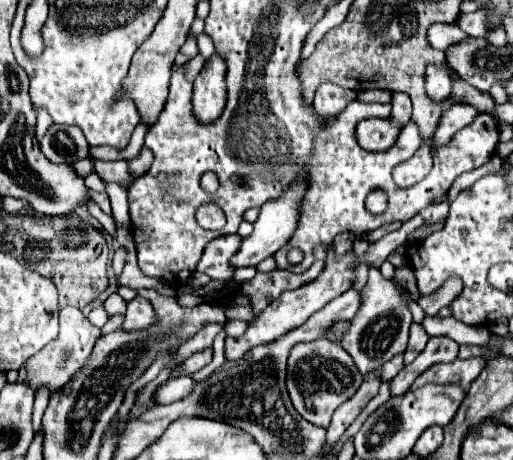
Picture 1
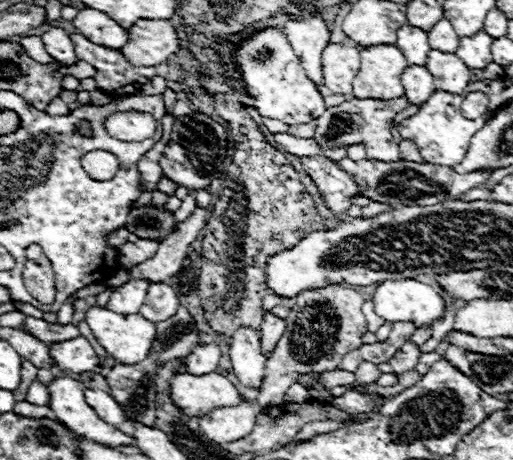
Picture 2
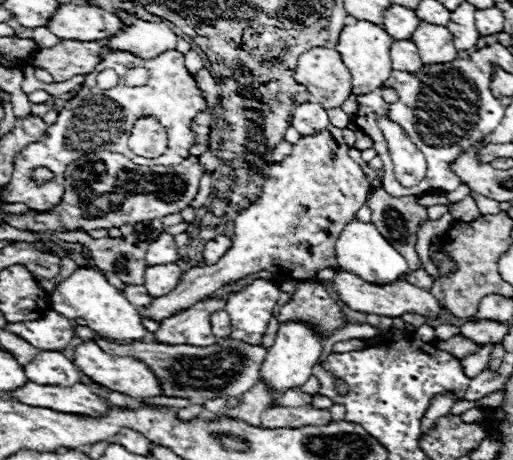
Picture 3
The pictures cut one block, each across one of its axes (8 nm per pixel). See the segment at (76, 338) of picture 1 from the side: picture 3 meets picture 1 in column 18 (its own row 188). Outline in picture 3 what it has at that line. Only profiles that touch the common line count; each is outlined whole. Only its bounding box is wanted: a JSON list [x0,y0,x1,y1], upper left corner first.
[366,188,428,272]

